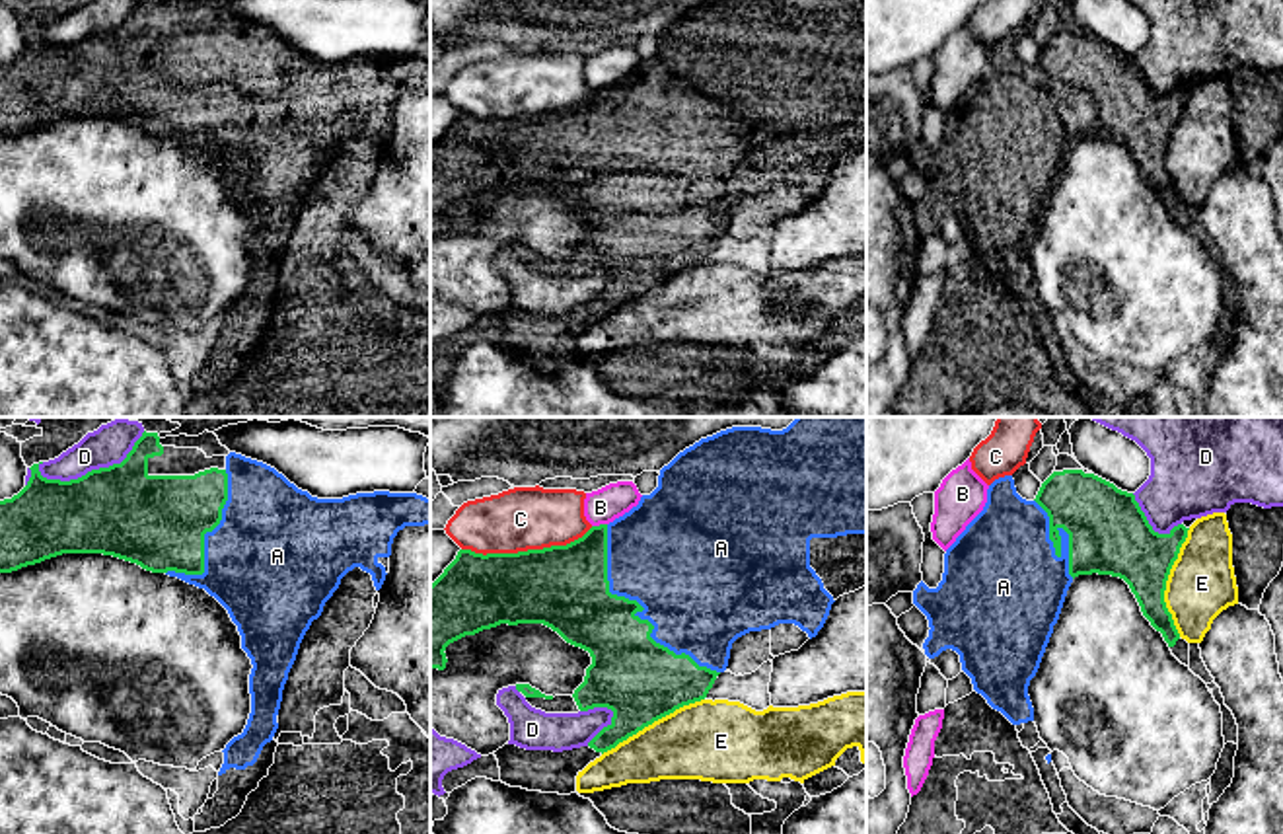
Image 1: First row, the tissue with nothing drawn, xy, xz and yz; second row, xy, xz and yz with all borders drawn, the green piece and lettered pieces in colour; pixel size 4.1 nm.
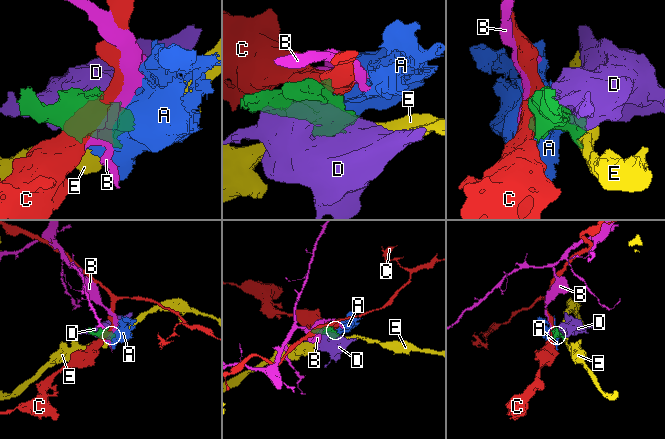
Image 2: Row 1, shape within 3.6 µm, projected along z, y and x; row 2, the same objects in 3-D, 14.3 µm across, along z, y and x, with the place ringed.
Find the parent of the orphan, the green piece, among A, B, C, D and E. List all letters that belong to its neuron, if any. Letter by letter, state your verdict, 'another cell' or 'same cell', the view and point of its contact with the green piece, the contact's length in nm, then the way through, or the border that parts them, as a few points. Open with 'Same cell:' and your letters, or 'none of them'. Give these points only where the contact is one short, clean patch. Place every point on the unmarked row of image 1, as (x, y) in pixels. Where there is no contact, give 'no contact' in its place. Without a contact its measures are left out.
Same cell: A
A: same cell | xz (643, 172) | 750 nm
B: another cell | xz (600, 88) | 70 nm | along xz (606, 86), (592, 90)
C: another cell | xz (528, 113) | 550 nm
D: another cell | xy (92, 34) | 460 nm
E: another cell | yz (1165, 147) | 460 nm

